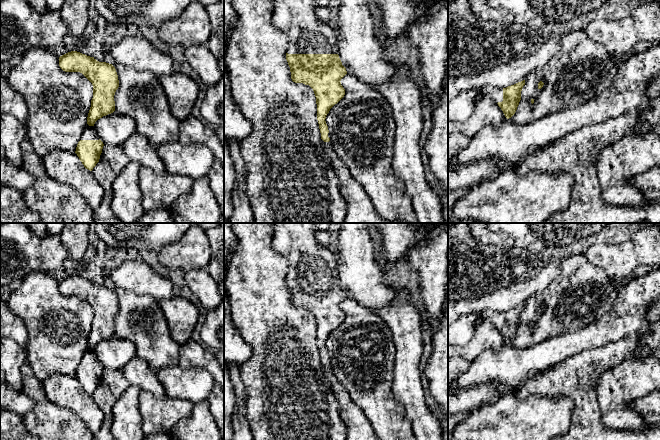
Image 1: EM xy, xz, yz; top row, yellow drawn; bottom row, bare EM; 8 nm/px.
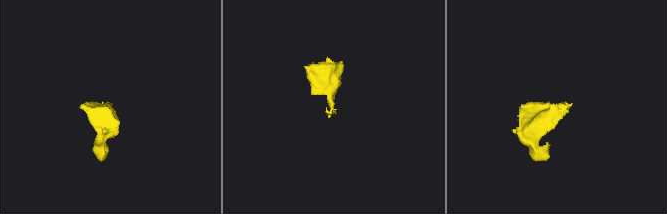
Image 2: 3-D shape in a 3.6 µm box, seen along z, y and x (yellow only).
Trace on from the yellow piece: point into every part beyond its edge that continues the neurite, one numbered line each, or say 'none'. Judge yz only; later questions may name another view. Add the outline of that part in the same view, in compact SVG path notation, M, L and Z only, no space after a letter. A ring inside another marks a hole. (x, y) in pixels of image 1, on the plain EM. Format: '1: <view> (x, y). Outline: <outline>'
1: yz (496, 318). Outline: M491 310L485 311L483 317L490 320L490 322L498 327L503 325L503 312L494 312Z

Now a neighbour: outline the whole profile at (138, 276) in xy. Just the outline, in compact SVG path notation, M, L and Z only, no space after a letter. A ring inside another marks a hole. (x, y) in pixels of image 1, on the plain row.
M131 260L112 270L110 277L116 287L139 295L150 295L161 301L173 297L173 284L145 261Z

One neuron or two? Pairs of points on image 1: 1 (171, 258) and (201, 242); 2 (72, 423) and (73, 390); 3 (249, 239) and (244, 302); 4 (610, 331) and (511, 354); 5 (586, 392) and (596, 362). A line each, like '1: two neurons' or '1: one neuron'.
1: one neuron
2: two neurons
3: one neuron
4: one neuron
5: one neuron

